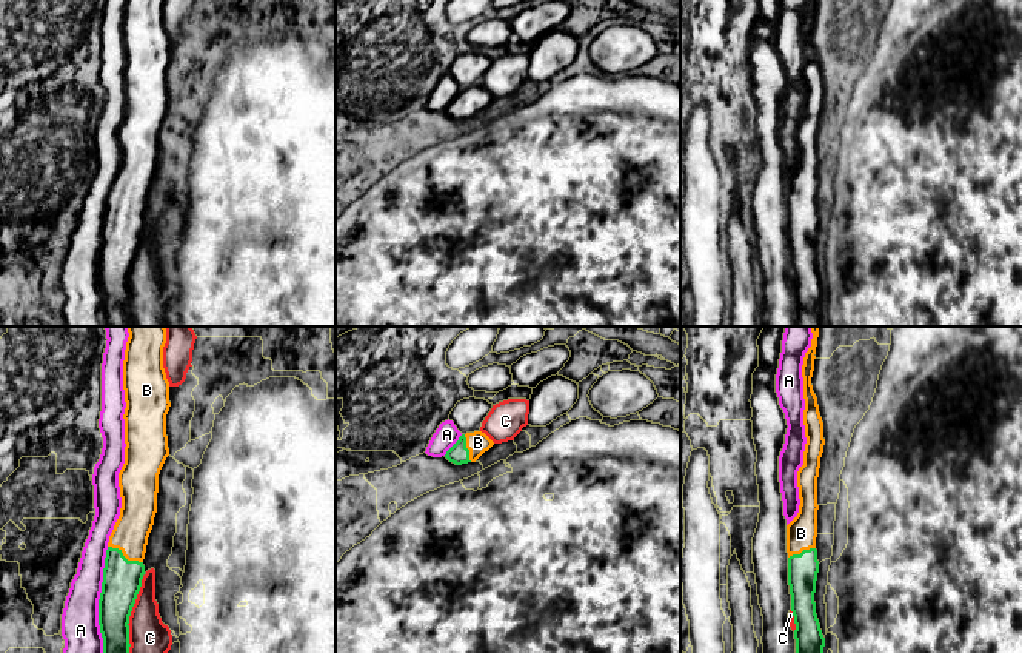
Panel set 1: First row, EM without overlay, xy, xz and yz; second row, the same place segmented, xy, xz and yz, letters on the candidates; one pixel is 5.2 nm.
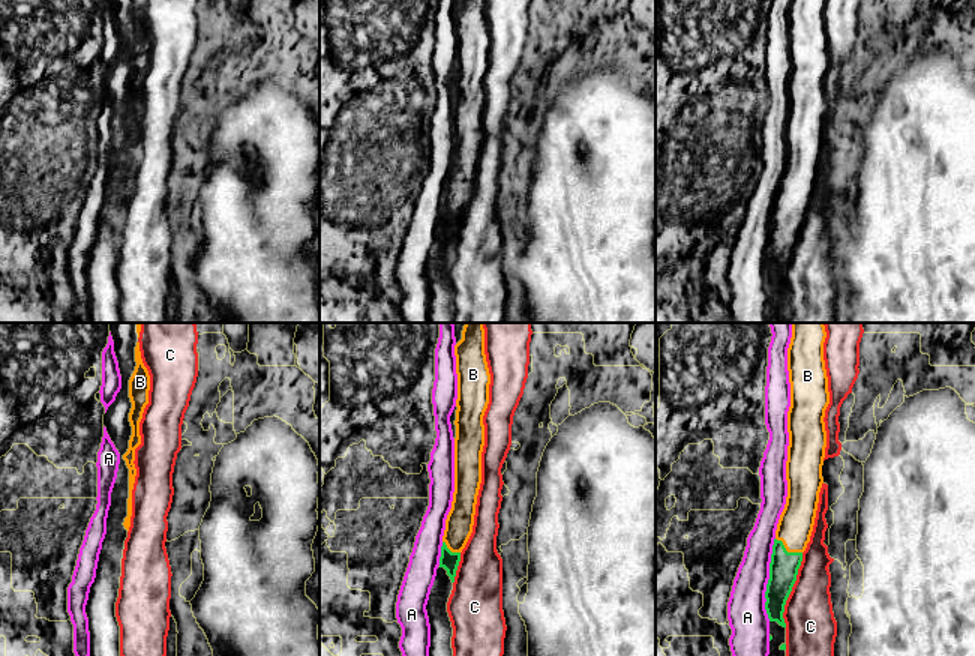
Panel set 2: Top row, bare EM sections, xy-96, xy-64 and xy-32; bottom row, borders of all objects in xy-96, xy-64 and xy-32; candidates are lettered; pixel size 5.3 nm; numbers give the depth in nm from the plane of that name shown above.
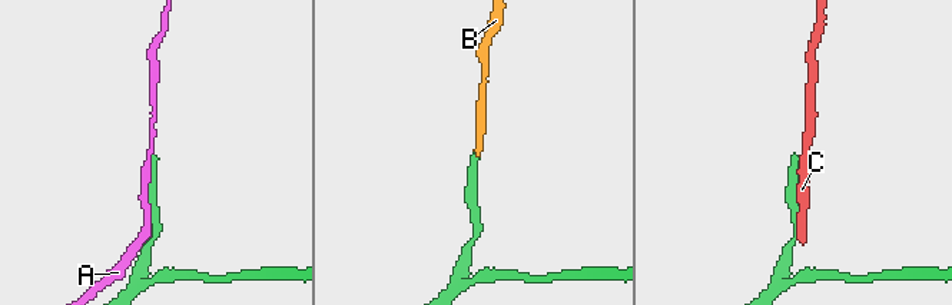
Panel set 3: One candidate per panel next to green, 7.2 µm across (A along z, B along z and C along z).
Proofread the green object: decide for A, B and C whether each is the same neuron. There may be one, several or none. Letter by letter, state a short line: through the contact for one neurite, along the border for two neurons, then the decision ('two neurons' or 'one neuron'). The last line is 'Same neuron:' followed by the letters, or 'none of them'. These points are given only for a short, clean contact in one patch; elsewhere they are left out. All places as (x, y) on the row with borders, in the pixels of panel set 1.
A: two neurons
B: line xy (122, 579), (123, 556), (131, 532); one neuron
C: two neurons
Same neuron: B

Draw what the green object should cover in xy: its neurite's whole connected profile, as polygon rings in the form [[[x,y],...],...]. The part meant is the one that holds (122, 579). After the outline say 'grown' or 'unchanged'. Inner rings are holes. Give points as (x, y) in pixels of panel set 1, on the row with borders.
[[[128,326],[123,360],[125,390],[125,464],[119,473],[122,497],[120,516],[109,536],[102,593],[99,599],[99,625],[103,653],[129,653],[129,616],[145,574],[148,537],[157,513],[159,474],[169,456],[166,414],[169,411],[169,382],[163,368],[165,326]]] | grown

